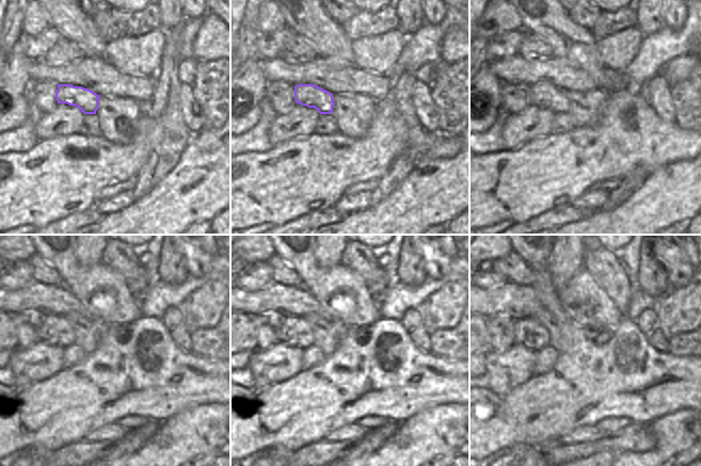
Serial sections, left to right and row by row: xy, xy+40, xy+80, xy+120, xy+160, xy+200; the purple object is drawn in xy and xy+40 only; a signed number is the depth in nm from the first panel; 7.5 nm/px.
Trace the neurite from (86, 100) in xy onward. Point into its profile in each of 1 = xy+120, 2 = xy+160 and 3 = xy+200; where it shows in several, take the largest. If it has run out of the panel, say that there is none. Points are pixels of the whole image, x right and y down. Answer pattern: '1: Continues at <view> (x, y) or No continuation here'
1: Continues at xy+120 (53, 330)
2: Continues at xy+160 (296, 332)
3: Continues at xy+200 (529, 333)

